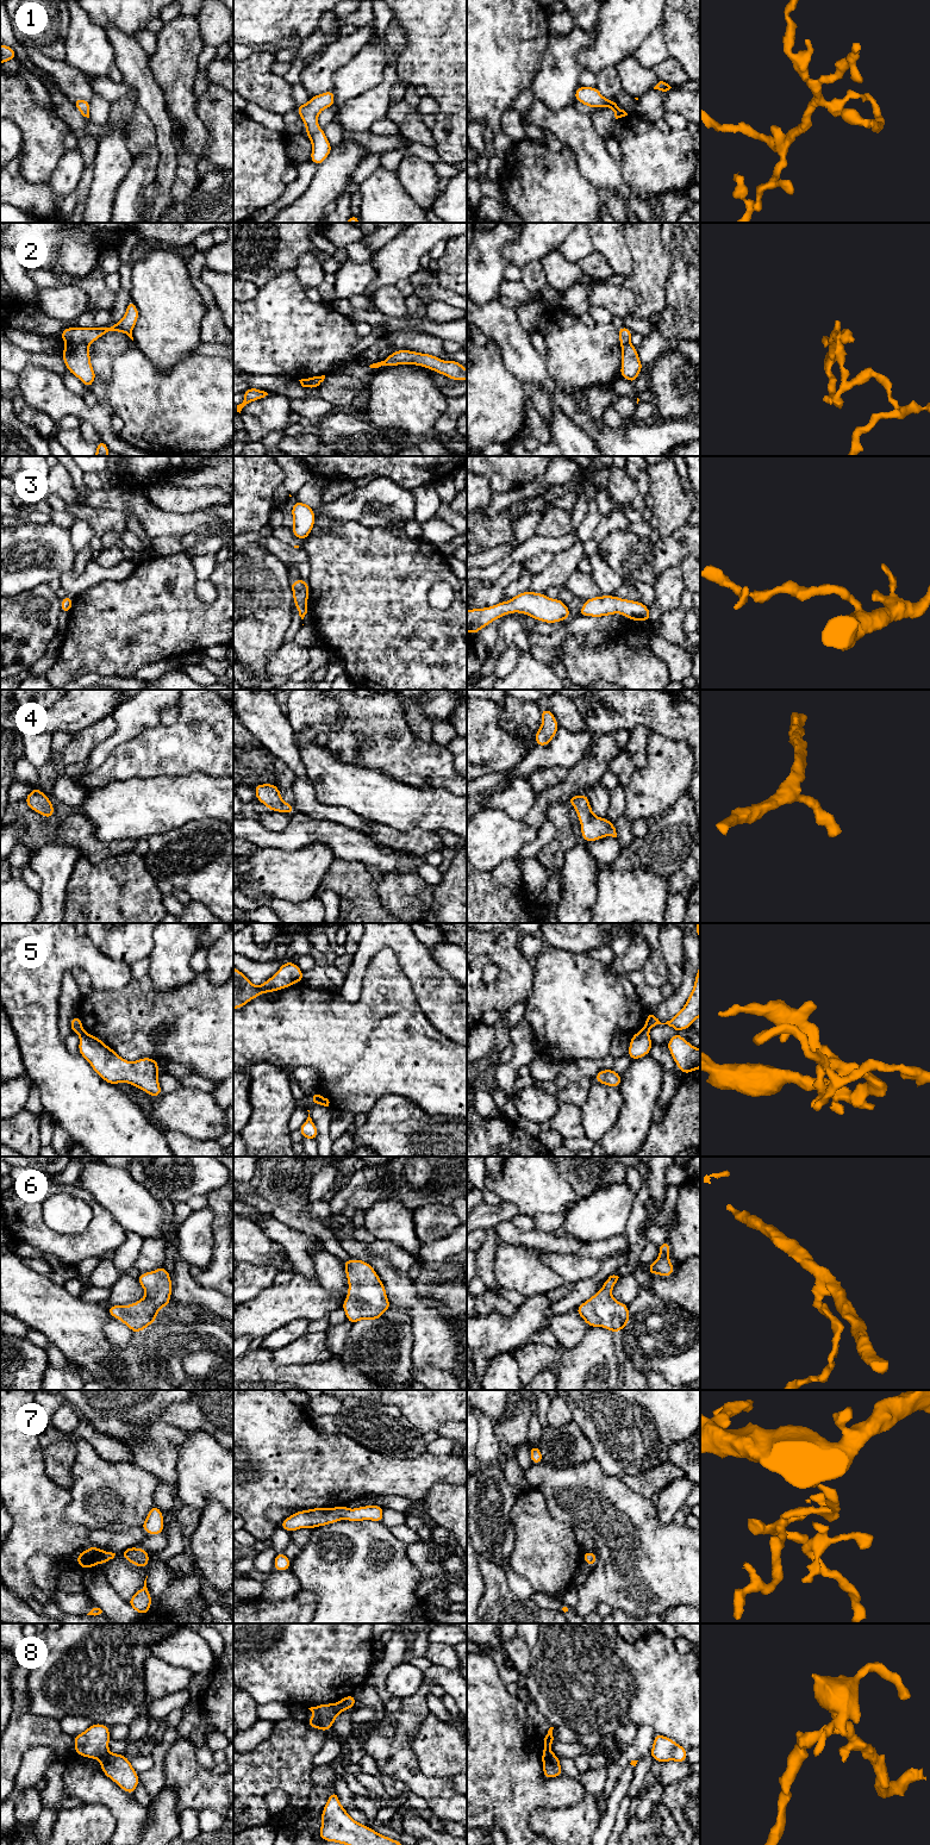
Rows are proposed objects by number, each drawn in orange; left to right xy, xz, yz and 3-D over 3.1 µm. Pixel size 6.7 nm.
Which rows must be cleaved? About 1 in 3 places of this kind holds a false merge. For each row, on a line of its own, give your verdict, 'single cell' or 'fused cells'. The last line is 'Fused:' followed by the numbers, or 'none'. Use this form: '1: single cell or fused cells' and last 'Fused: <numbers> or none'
1: single cell
2: fused cells
3: single cell
4: single cell
5: fused cells
6: single cell
7: single cell
8: fused cells
Fused: 2, 5, 8

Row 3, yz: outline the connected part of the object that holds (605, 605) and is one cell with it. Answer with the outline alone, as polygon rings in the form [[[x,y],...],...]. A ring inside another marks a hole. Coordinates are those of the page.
[[[600,596],[585,600],[579,616],[604,617],[620,613],[630,621],[650,622],[650,611],[642,602],[622,599],[614,596]]]

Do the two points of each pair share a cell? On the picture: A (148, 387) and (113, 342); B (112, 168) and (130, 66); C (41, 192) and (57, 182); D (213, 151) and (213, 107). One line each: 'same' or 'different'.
A: different
B: different
C: different
D: same

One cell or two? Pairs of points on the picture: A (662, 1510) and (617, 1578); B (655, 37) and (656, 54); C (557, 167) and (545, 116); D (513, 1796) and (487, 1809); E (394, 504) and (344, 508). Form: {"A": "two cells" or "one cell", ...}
{"A": "two cells", "B": "one cell", "C": "two cells", "D": "one cell", "E": "one cell"}

